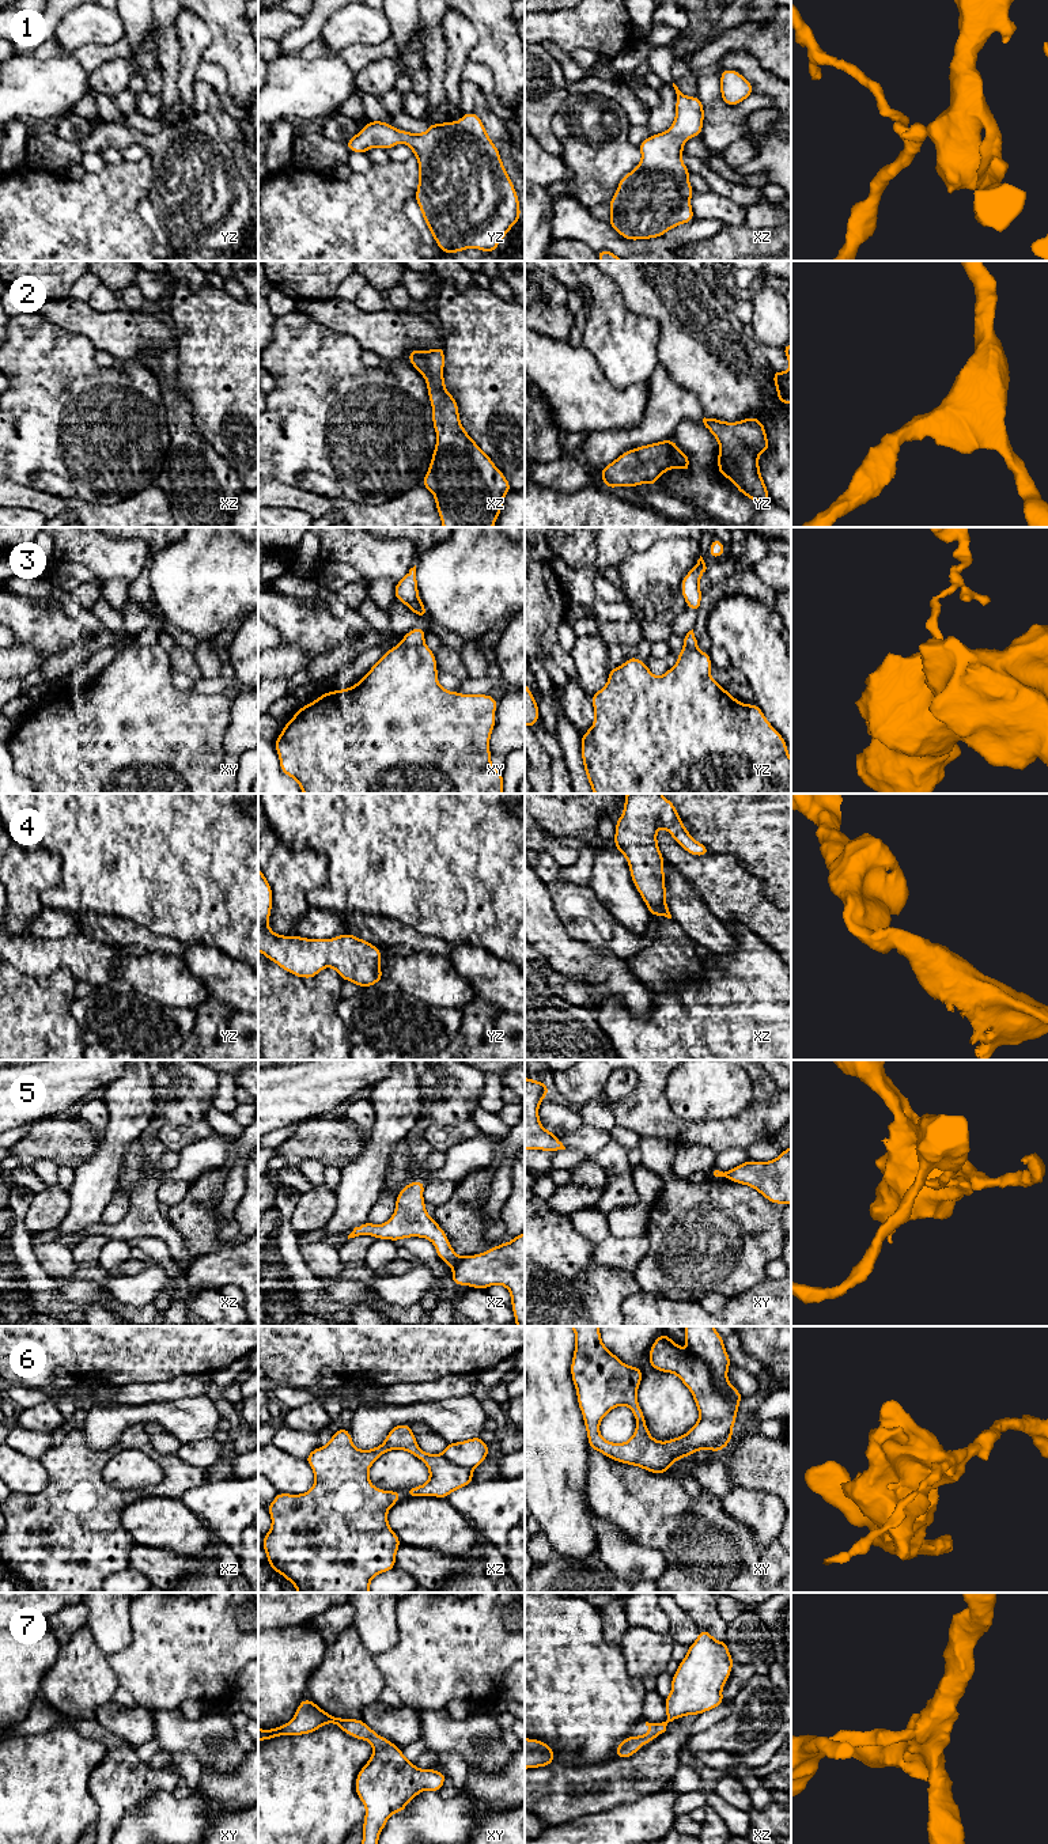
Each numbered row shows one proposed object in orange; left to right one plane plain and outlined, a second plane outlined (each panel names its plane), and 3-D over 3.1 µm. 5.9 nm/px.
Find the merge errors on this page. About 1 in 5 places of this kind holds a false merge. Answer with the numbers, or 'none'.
3, 5, 6

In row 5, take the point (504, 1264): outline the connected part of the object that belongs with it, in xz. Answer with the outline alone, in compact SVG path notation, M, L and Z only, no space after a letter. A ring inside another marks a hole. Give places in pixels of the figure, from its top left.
M525 1231L508 1243L473 1256L461 1257L453 1266L451 1281L485 1290L500 1284L510 1291L517 1326L525 1326Z

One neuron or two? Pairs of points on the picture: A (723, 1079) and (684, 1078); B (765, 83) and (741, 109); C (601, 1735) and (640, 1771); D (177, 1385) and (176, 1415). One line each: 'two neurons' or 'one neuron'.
A: one neuron
B: two neurons
C: two neurons
D: two neurons

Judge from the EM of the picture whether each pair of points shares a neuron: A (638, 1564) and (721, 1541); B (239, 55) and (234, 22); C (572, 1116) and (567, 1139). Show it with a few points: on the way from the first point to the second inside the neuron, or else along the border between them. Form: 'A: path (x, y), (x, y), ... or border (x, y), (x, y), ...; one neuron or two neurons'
A: border (635, 1543), (664, 1556), (666, 1570), (659, 1578); two neurons
B: path (234, 46), (234, 30); one neuron
C: border (583, 1124), (564, 1131); two neurons

